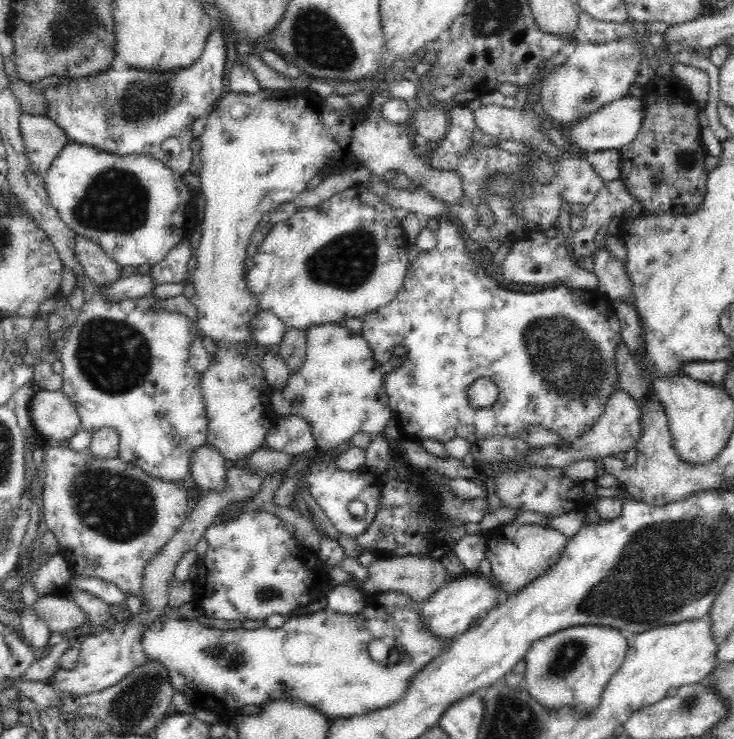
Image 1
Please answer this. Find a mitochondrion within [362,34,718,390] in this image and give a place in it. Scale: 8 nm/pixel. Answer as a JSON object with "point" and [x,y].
{"point":[686,158]}

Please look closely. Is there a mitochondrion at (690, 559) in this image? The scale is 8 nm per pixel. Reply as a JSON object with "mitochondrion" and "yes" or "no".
{"mitochondrion":"yes"}

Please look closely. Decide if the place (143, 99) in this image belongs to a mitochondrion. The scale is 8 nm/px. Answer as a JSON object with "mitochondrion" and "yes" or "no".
{"mitochondrion":"yes"}

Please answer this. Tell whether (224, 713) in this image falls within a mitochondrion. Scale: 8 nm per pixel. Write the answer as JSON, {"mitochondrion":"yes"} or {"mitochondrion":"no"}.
{"mitochondrion":"no"}

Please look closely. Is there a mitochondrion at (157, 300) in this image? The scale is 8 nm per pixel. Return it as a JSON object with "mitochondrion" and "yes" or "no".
{"mitochondrion":"no"}

